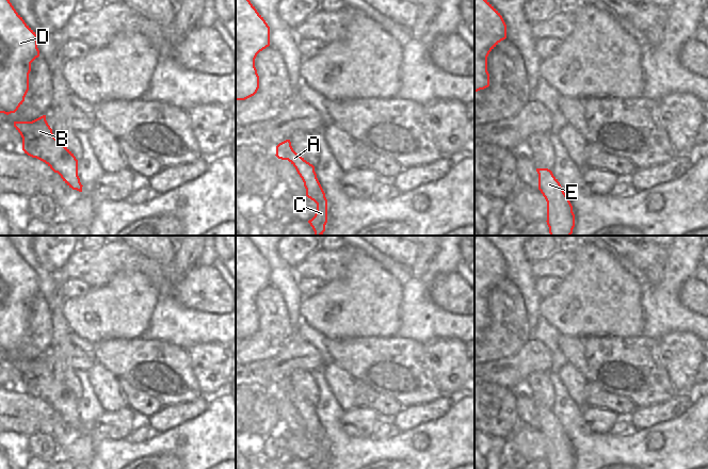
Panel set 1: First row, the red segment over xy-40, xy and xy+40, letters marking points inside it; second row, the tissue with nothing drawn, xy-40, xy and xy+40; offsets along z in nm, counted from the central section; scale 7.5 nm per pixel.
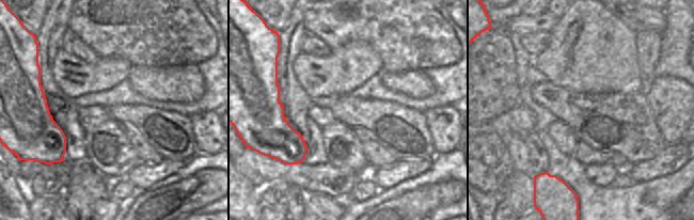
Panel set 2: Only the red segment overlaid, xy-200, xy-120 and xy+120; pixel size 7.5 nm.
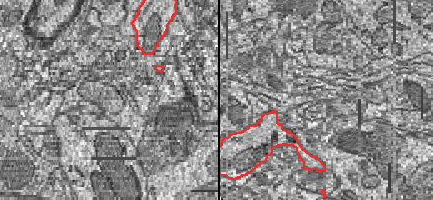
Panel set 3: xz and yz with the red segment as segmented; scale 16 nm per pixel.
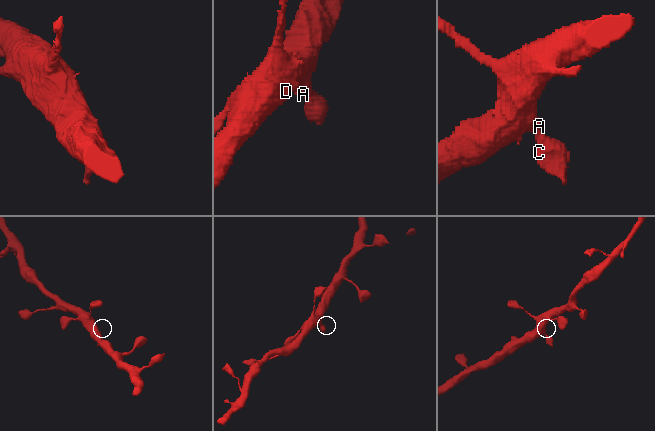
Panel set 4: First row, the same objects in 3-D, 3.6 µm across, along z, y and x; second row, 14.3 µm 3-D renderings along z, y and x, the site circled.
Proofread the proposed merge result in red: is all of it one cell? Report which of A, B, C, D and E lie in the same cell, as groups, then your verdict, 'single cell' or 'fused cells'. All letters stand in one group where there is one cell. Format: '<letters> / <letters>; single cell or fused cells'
A B C D E; single cell

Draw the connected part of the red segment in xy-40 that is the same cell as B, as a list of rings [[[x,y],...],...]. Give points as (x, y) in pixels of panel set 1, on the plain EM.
[[[46,354],[32,360],[14,360],[14,366],[22,376],[22,389],[25,392],[45,401],[54,411],[61,415],[69,426],[82,431],[83,424],[78,415],[78,399],[63,382],[54,376],[52,368],[46,359]]]

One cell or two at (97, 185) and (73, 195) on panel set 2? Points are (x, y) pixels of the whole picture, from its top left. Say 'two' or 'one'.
one

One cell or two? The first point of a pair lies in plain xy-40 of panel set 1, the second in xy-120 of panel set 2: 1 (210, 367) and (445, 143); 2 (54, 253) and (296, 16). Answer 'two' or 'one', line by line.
1: one
2: two

